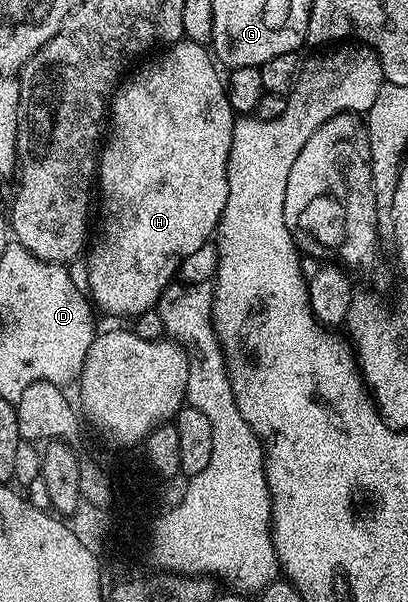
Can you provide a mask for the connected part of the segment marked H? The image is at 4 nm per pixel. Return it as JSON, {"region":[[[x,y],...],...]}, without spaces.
{"region":[[[188,38],[169,44],[162,53],[163,55],[155,63],[143,62],[141,64],[143,67],[130,80],[127,78],[115,90],[112,102],[108,107],[108,134],[104,139],[105,146],[101,148],[98,156],[98,170],[96,172],[96,195],[97,198],[98,195],[102,198],[102,224],[98,227],[98,236],[95,239],[93,236],[88,247],[88,254],[84,259],[88,269],[89,298],[92,300],[93,306],[99,312],[102,310],[106,315],[137,317],[145,311],[155,310],[158,305],[158,298],[164,293],[164,289],[175,282],[181,262],[215,238],[218,222],[224,213],[224,205],[228,201],[228,193],[230,192],[228,189],[228,153],[232,145],[236,116],[230,107],[230,99],[226,96],[227,84],[224,82],[223,76],[222,79],[218,76],[219,68],[216,66],[216,60],[203,44],[194,43]]]}

